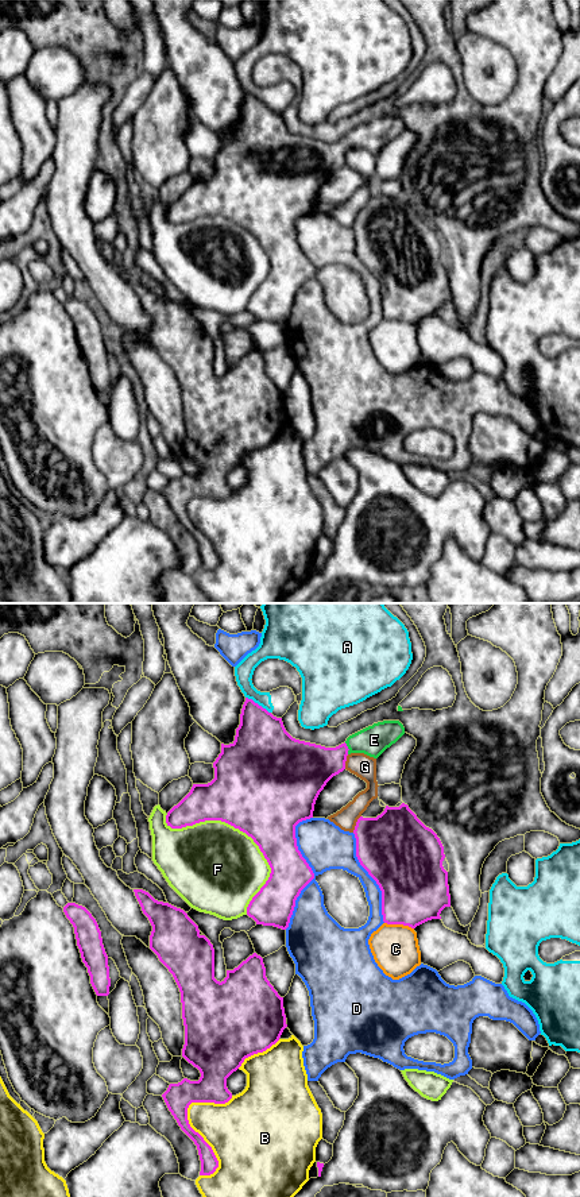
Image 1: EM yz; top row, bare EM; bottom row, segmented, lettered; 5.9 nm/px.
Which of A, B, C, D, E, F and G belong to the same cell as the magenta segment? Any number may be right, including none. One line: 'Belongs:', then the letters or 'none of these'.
Belongs: E

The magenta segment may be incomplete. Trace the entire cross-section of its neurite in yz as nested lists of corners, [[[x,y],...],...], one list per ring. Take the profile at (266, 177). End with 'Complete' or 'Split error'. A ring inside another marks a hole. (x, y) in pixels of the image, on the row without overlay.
[[[245,93],[235,136],[221,139],[221,148],[213,158],[214,174],[208,179],[193,179],[190,188],[166,211],[171,224],[182,224],[205,216],[221,216],[245,228],[259,242],[271,269],[252,293],[247,310],[256,320],[286,325],[301,286],[314,269],[297,242],[295,221],[313,213],[314,200],[326,178],[345,165],[347,151],[364,148],[378,154],[405,130],[399,116],[374,119],[347,134],[336,143],[293,134],[282,113]]]. Split error

